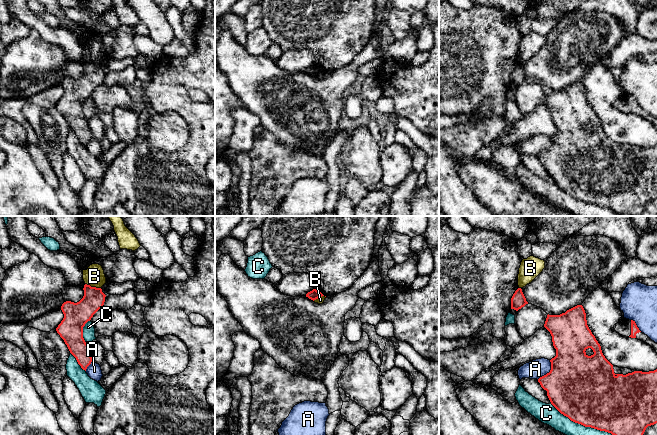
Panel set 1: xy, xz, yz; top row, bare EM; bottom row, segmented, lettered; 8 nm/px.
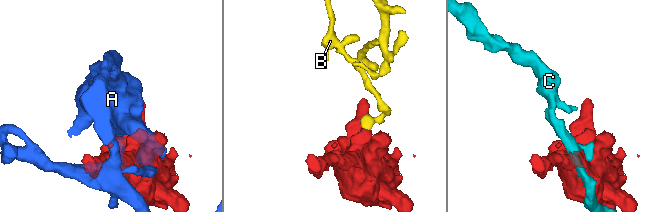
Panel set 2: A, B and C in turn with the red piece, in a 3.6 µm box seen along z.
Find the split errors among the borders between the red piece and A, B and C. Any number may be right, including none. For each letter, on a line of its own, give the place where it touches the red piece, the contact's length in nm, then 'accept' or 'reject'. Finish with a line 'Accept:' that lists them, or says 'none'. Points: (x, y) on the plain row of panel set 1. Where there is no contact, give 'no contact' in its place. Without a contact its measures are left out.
A: meets red in yz at (549, 148); contact 190 nm long; reject
B: meets red in xy at (93, 63); contact 130 nm long; reject
C: meets red in xy at (82, 108); contact 200 nm long; reject
Accept: none

